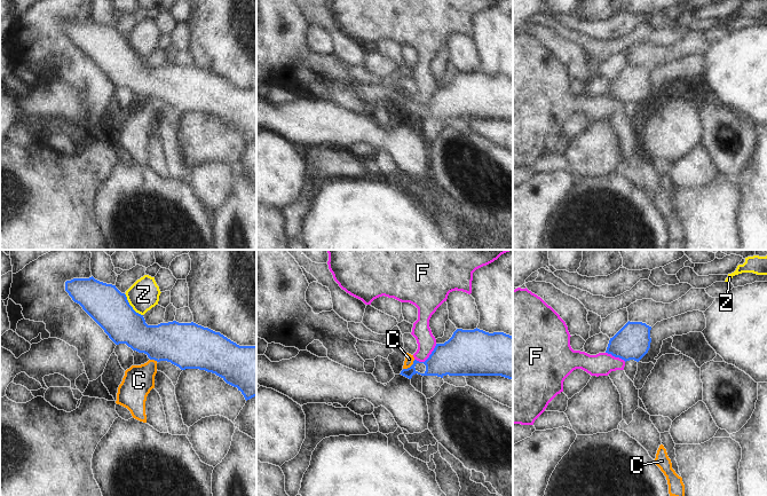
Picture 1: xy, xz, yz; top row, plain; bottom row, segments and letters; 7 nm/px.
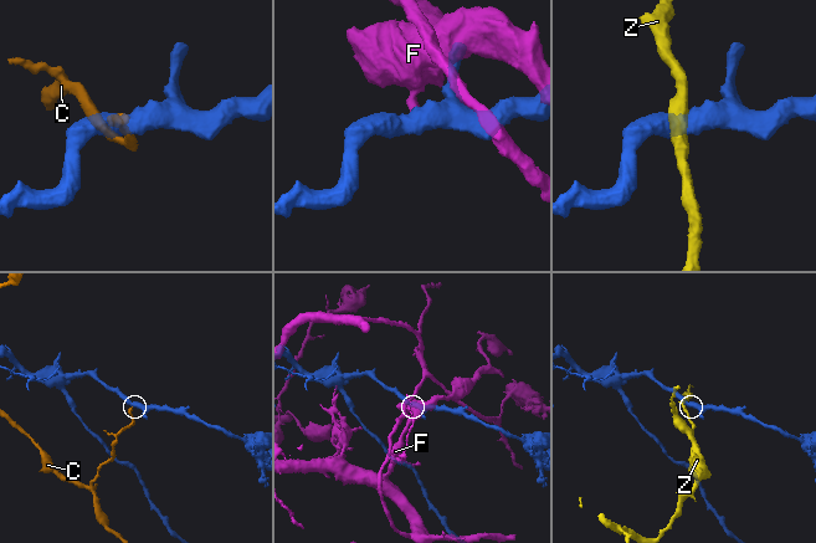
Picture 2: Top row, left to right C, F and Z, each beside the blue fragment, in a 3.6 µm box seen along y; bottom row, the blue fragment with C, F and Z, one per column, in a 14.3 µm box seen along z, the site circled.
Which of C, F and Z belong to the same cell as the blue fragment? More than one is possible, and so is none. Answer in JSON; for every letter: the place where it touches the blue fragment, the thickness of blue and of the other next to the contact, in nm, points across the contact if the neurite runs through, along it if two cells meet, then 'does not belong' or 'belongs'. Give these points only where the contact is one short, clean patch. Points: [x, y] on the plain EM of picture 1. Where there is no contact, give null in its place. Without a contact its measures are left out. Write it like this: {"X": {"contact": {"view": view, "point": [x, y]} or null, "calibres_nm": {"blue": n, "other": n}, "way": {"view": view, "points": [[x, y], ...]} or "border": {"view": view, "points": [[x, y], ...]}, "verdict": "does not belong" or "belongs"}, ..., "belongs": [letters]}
{"C": {"contact": {"view": "xz", "point": [410, 110]}, "calibres_nm": {"blue": 220, "other": 60}, "border": {"view": "xz", "points": [[414, 103], [409, 110], [403, 112]]}, "verdict": "does not belong"}, "F": {"contact": {"view": "xz", "point": [428, 101]}, "calibres_nm": {"blue": 300, "other": 130}, "verdict": "does not belong"}, "Z": {"contact": {"view": "xy", "point": [131, 49]}, "calibres_nm": {"blue": 280, "other": 220}, "border": {"view": "xy", "points": [[124, 37], [128, 47], [142, 58]]}, "verdict": "does not belong"}, "belongs": []}

